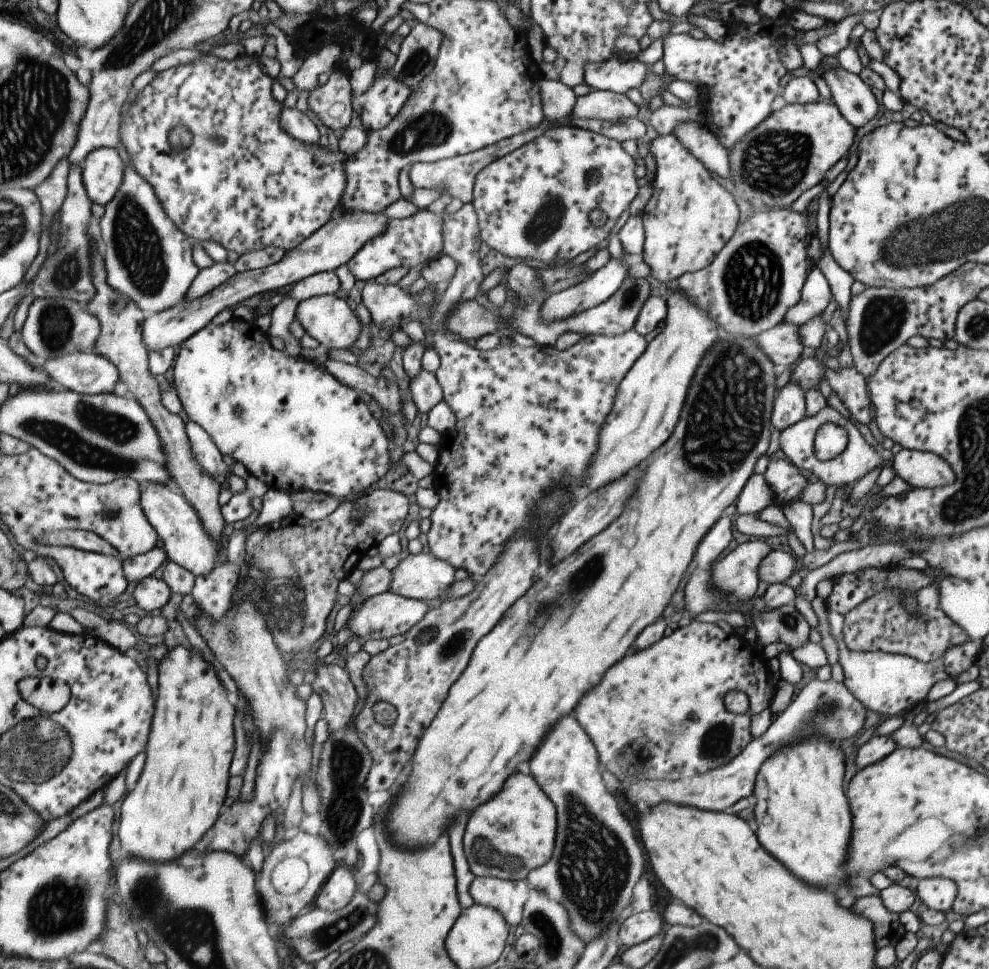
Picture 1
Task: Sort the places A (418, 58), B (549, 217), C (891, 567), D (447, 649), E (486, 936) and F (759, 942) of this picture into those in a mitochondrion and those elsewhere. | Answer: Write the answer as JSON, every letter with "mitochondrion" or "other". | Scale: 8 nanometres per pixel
{"A":"mitochondrion","B":"mitochondrion","C":"other","D":"mitochondrion","E":"other","F":"other"}

